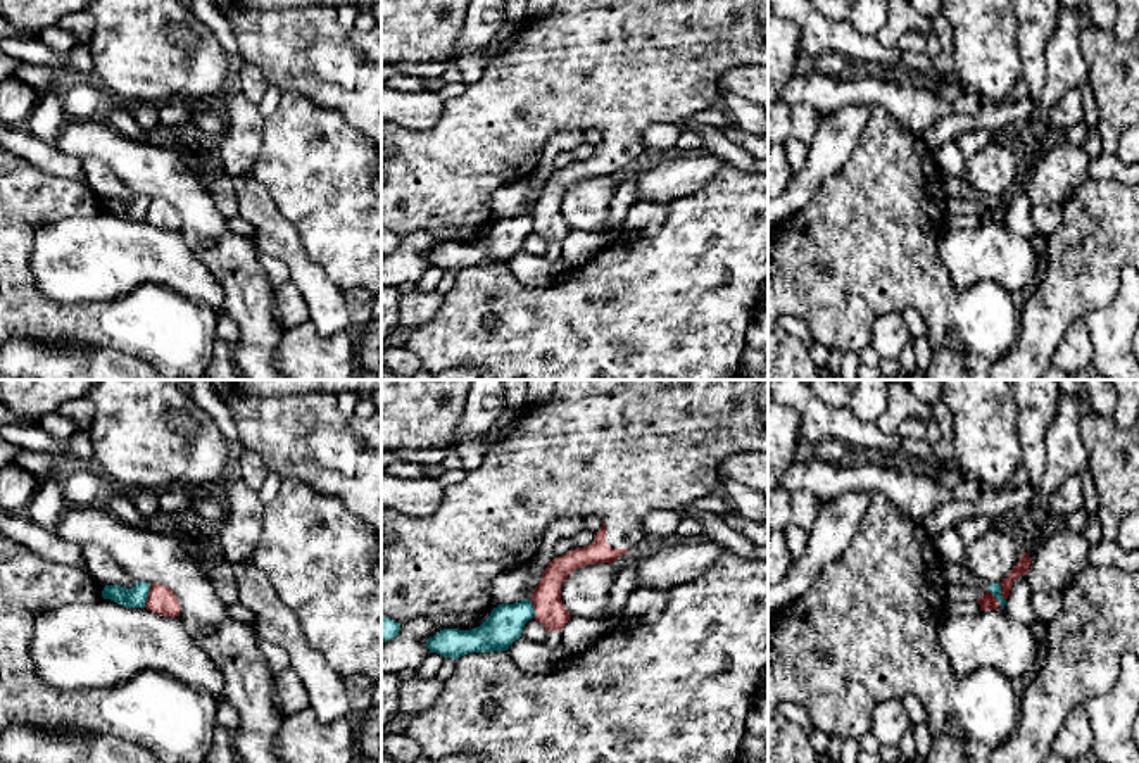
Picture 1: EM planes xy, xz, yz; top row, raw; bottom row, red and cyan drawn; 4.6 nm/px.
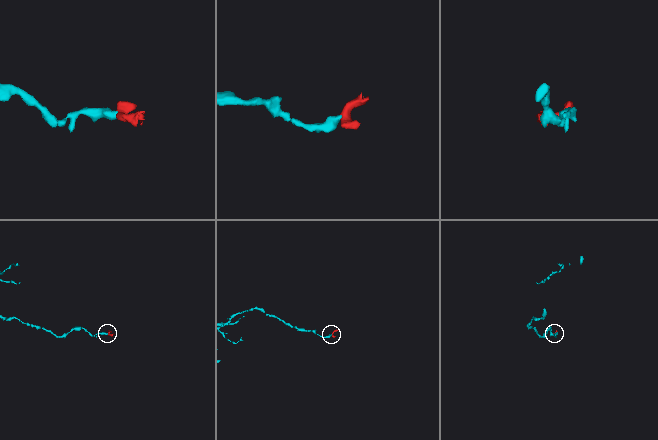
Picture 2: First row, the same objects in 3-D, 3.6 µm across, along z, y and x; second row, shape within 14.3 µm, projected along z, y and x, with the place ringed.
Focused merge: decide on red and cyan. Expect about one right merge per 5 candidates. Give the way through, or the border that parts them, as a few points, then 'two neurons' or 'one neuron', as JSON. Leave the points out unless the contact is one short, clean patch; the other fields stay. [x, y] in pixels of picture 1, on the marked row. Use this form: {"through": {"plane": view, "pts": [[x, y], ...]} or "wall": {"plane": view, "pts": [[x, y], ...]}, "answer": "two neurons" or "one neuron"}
{"wall": {"plane": "xy", "pts": [[151, 584], [144, 606]]}, "answer": "two neurons"}

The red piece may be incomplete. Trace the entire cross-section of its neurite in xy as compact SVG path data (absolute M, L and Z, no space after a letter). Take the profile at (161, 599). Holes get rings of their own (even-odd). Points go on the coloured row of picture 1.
M150 583L145 608L160 616L179 616L179 601L166 585Z

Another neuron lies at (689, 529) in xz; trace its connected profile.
M682 518L676 525L673 540L692 542L704 535L704 527L695 518Z

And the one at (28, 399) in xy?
M0 380L0 399L19 418L40 421L71 399L85 397L97 380Z

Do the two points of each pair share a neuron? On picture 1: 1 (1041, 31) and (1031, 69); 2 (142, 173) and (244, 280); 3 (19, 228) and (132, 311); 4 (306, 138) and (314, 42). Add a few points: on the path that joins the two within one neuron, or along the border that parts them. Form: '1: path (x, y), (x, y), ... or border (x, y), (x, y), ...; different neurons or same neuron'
1: path (1032, 40), (1032, 61); same neuron
2: path (173, 189), (220, 239), (221, 249); same neuron
3: path (18, 271), (18, 287), (49, 318), (88, 318); same neuron
4: border (282, 92), (299, 92), (344, 119); different neurons

